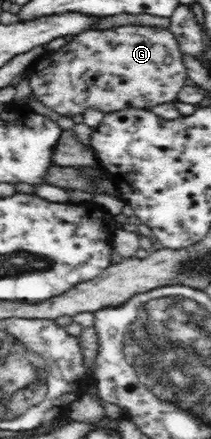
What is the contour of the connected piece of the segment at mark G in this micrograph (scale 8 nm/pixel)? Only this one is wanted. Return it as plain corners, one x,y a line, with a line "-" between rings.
142,25
91,29
74,36
65,46
36,60
27,76
35,100
49,110
71,119
83,115
88,109
99,110
105,115
127,108
150,110
159,104
175,102
185,87
188,73
181,54
181,47
170,29

